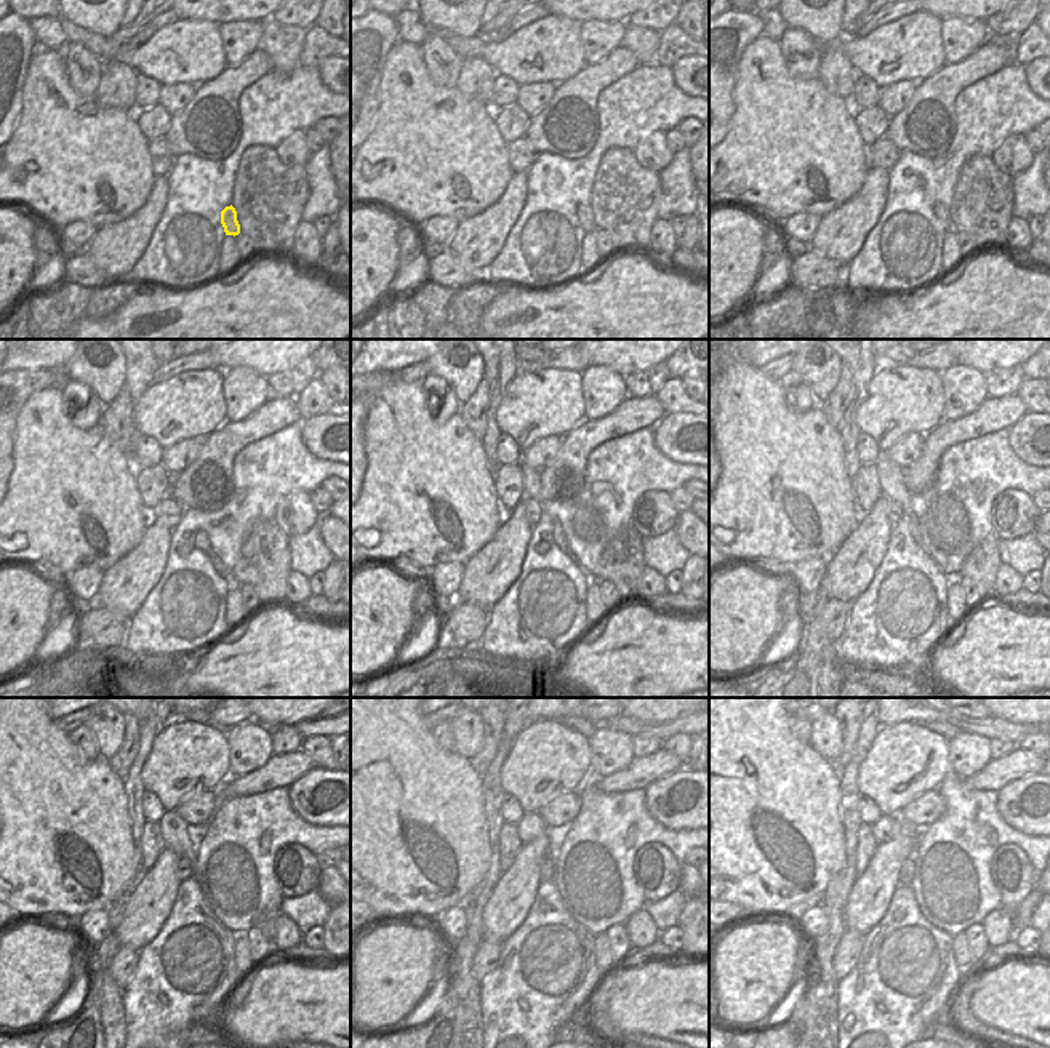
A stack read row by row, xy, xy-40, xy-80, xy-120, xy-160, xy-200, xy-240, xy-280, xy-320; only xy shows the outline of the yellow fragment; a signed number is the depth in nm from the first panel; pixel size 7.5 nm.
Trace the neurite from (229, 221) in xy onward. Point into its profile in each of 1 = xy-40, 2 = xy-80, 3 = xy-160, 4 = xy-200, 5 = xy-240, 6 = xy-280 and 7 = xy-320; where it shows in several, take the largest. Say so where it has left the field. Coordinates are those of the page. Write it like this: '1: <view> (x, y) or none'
1: xy-40 (585, 215)
2: xy-80 (943, 213)
3: xy-160 (561, 540)
4: xy-200 (890, 474)
5: xy-240 (176, 834)
6: xy-280 (530, 826)
7: xy-320 (885, 828)

